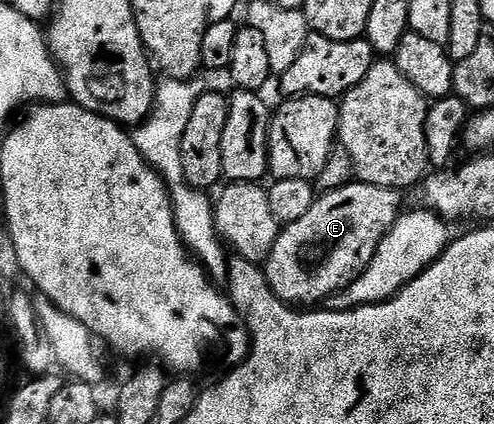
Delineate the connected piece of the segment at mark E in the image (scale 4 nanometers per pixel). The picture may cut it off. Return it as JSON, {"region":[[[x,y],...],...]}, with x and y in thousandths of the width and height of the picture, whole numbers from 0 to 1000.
{"region":[[[719,427],[702,441],[638,467],[623,505],[607,512],[607,521],[577,528],[565,542],[559,578],[551,578],[551,597],[534,623],[551,691],[559,691],[559,700],[581,719],[644,719],[650,705],[666,708],[711,677],[737,644],[737,634],[745,634],[753,606],[761,606],[769,568],[794,540],[808,507],[816,505],[814,460],[812,448],[796,441],[763,441]]]}

